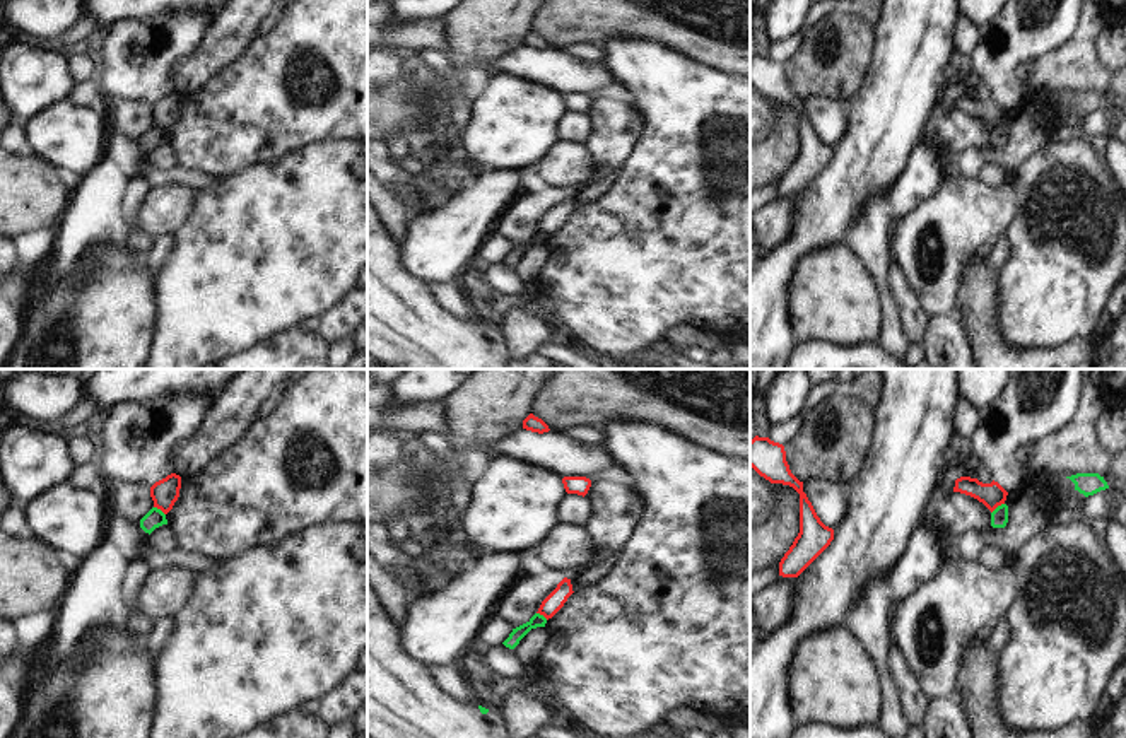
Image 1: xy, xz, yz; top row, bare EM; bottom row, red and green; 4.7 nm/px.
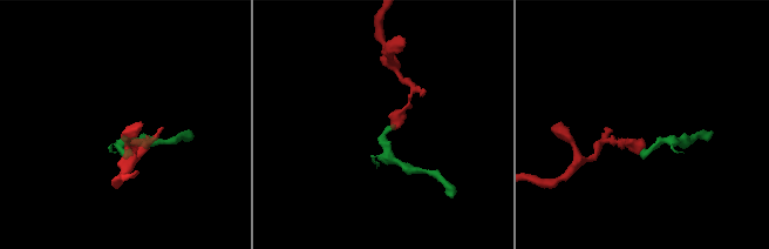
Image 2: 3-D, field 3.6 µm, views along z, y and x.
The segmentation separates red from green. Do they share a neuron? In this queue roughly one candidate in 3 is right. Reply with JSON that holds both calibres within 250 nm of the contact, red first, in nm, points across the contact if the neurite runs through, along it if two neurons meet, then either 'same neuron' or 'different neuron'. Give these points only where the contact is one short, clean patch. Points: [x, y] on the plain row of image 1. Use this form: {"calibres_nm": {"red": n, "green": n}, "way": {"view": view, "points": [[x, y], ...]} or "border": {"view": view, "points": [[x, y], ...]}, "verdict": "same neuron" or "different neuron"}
{"calibres_nm": {"red": 110, "green": 80}, "border": {"view": "yz", "points": [[1003, 120], [991, 130]]}, "verdict": "different neuron"}

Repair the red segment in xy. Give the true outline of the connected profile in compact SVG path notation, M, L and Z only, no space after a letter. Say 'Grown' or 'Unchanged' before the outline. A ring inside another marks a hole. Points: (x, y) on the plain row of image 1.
Unchanged. M171 91L166 96L155 99L150 104L150 114L154 118L154 125L167 132L179 114L179 106L181 106L181 94L176 91Z

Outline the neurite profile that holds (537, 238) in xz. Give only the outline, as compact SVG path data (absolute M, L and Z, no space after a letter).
M535 231L526 241L513 246L513 249L509 251L509 255L502 260L506 265L514 266L519 258L531 248L537 244L545 244L547 236L540 231Z

